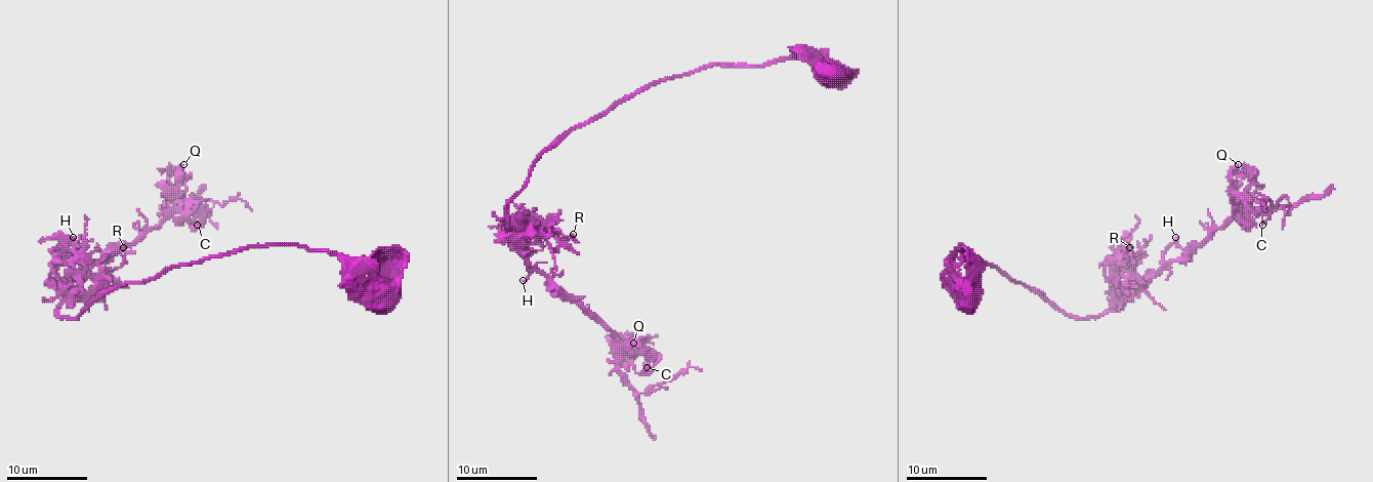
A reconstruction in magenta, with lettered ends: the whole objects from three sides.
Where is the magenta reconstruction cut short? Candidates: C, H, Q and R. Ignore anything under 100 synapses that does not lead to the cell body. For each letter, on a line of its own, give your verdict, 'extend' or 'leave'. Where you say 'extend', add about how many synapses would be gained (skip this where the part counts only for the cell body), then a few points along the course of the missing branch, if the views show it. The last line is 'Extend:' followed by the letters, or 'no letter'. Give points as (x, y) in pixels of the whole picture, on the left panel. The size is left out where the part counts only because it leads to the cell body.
C: leave
H: leave
Q: leave
R: leave
Extend: no letter

